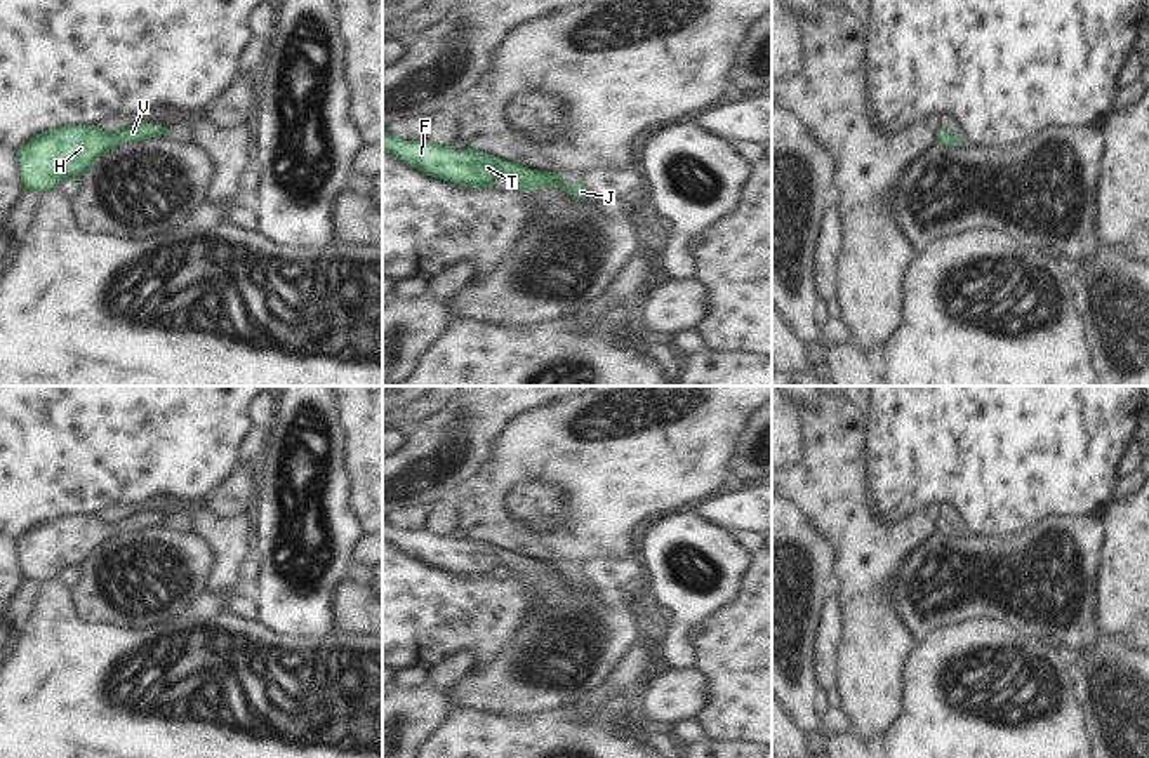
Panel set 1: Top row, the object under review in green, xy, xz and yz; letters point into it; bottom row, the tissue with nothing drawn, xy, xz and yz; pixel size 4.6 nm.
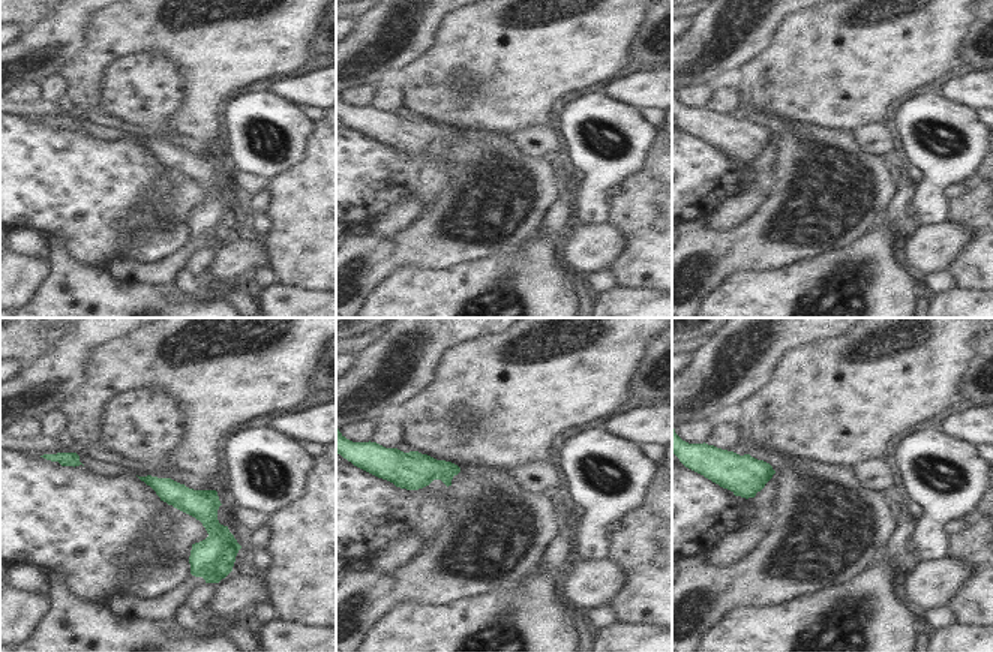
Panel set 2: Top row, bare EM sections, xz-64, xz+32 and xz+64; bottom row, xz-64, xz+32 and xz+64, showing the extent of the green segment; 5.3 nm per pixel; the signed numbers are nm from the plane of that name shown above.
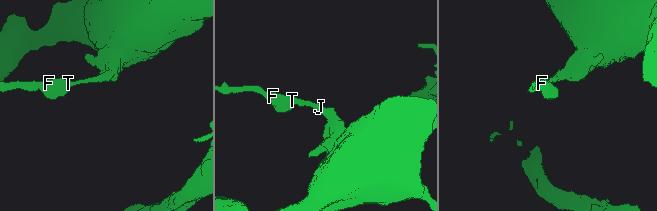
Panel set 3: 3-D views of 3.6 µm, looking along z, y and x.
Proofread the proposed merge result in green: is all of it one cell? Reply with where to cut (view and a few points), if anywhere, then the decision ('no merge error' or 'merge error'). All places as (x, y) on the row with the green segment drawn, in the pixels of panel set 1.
no cut | no merge error

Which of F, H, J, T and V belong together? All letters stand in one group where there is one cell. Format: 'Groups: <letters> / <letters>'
Groups: F H J T V.

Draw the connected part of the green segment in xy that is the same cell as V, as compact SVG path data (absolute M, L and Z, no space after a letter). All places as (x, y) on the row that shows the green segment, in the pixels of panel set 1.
M137 122L127 129L110 134L101 125L66 125L35 136L17 151L21 183L24 191L42 193L70 177L82 176L97 156L141 139L169 136L160 125Z

